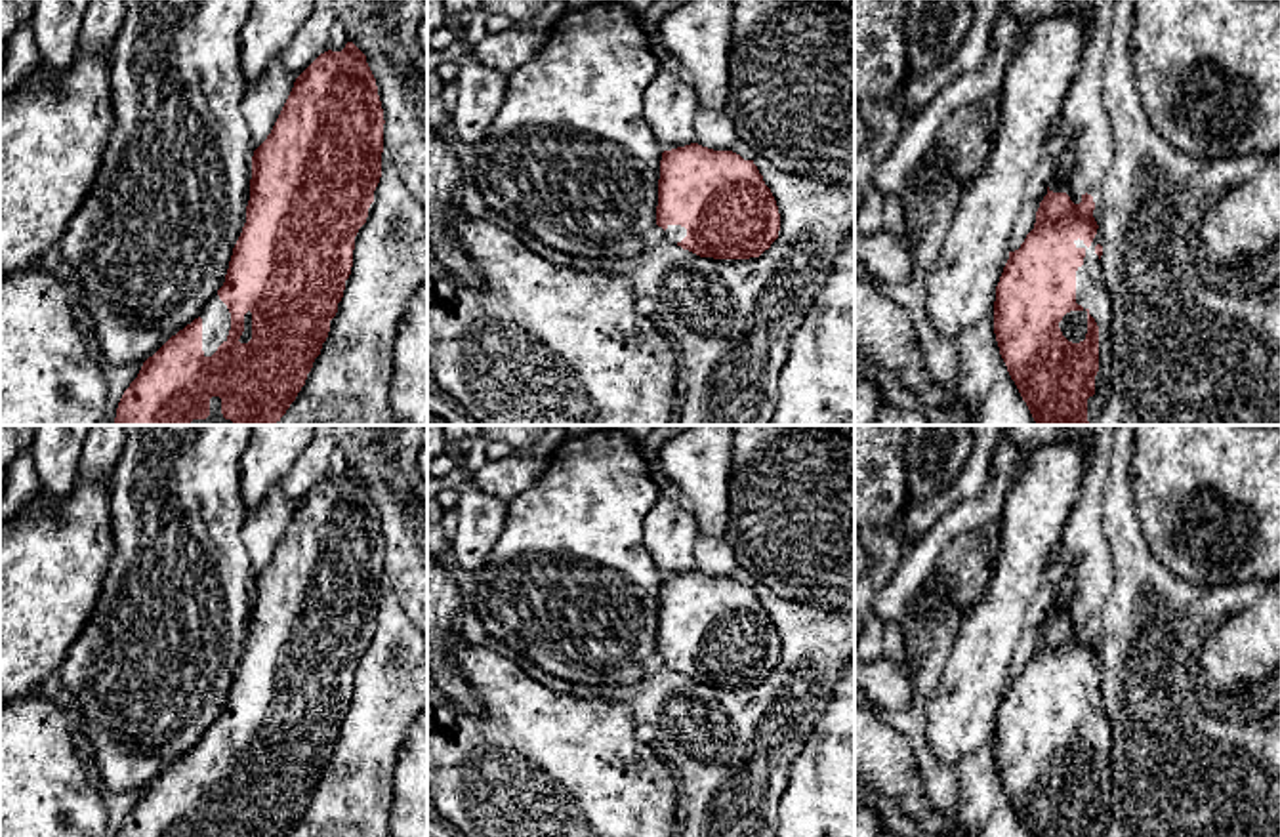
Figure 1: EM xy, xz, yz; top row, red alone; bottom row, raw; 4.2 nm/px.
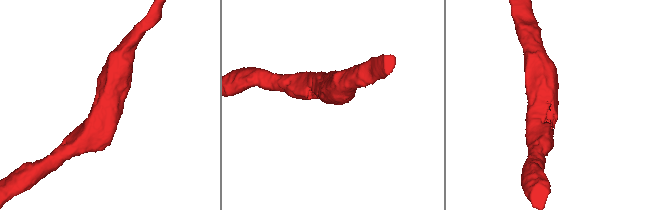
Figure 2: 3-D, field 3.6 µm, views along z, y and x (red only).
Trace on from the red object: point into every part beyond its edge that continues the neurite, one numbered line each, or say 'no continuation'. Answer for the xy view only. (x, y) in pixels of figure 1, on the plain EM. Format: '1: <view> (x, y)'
1: xy (216, 746)

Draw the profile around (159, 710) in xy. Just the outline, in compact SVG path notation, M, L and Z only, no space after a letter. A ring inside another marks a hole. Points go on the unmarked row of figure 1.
M126 425L122 454L109 473L114 553L99 601L72 641L59 675L84 717L84 734L107 789L135 791L200 744L225 709L246 650L252 562L242 541L246 505L240 459L254 425Z

